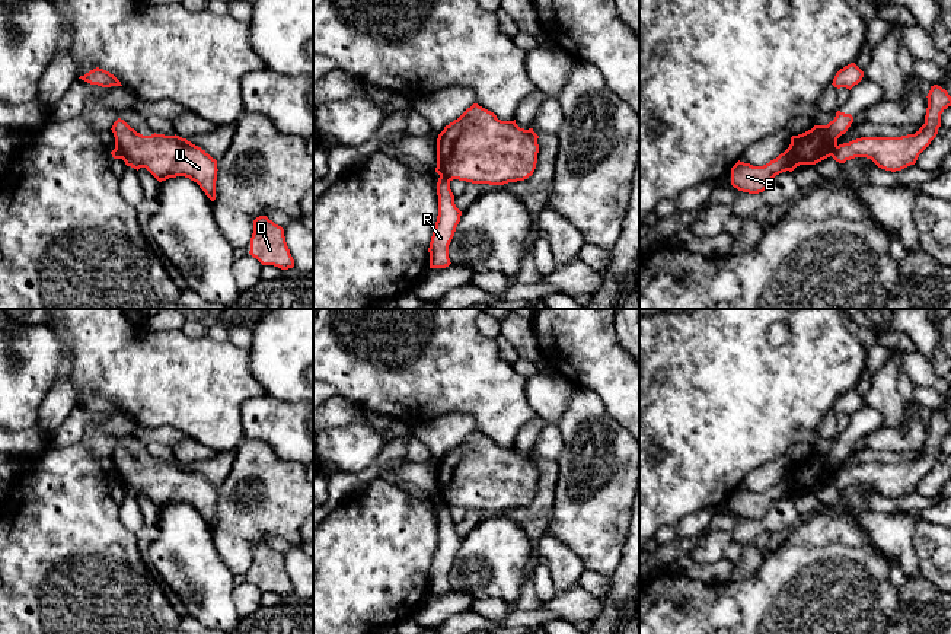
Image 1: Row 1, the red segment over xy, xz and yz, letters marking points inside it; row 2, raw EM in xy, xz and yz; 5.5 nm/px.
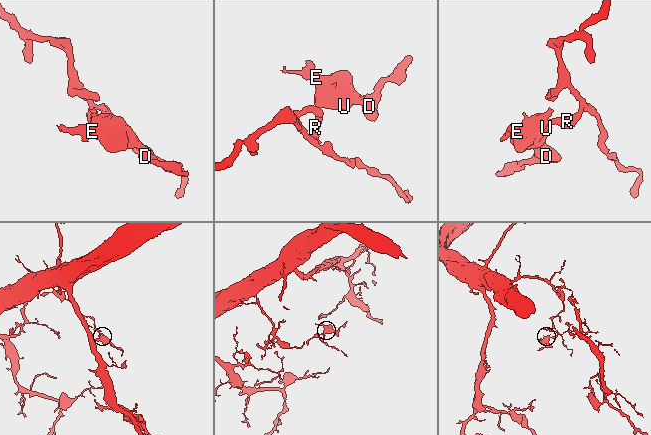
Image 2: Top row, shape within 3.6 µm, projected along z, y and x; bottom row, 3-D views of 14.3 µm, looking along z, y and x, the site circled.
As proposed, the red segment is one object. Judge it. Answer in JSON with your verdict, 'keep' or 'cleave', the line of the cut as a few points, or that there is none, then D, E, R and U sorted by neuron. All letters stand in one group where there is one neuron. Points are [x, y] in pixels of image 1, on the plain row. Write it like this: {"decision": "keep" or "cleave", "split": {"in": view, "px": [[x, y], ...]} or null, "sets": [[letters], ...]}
{"decision": "cleave", "split": {"in": "yz", "px": [[836, 471], [830, 481]]}, "sets": [["D", "E", "U"], ["R"]]}

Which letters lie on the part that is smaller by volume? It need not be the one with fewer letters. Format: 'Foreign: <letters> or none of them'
Foreign: D, E, U

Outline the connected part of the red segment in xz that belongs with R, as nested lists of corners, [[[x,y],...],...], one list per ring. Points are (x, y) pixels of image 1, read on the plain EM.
[[[440,501],[437,509],[438,542],[430,568],[430,595],[449,593],[449,571],[460,548],[462,538],[454,531],[450,507]]]

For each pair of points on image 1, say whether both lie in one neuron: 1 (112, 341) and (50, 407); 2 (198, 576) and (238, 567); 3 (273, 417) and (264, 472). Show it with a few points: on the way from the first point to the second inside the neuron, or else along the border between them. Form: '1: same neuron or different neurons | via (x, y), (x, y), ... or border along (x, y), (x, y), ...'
1: different neurons | border along (67, 373), (77, 402)
2: different neurons | border along (213, 538), (219, 556), (233, 576)
3: different neurons | border along (245, 437), (264, 440), (281, 458), (297, 462)

